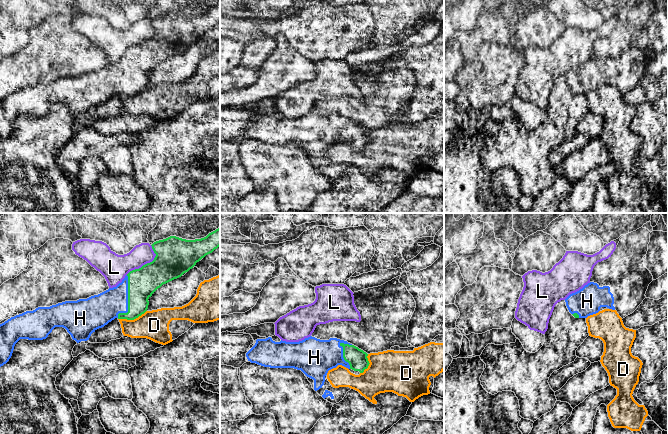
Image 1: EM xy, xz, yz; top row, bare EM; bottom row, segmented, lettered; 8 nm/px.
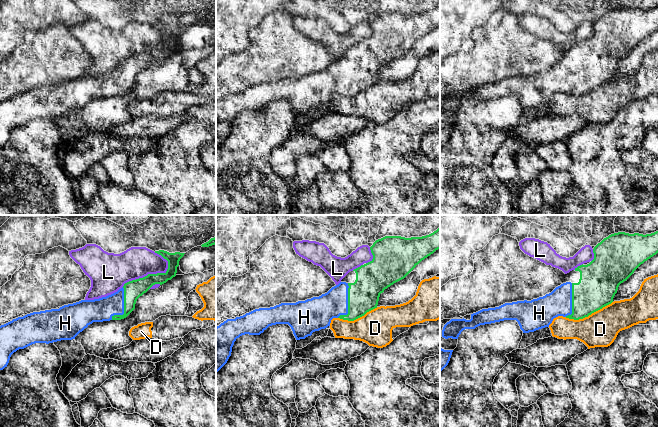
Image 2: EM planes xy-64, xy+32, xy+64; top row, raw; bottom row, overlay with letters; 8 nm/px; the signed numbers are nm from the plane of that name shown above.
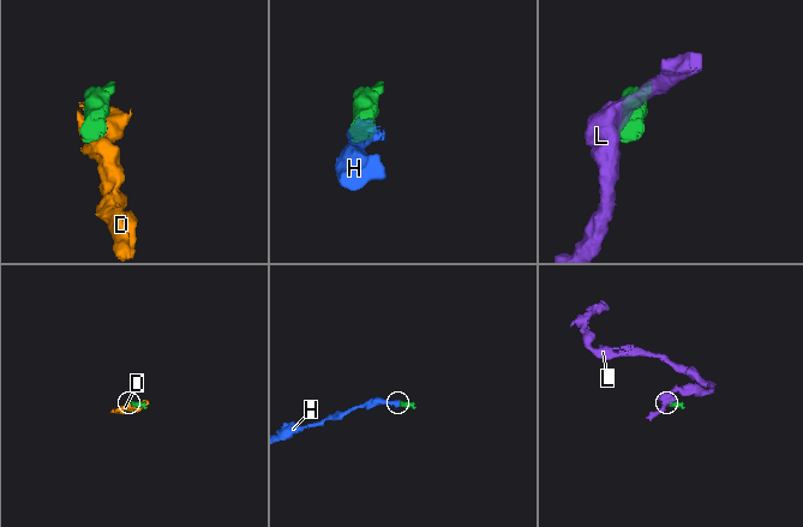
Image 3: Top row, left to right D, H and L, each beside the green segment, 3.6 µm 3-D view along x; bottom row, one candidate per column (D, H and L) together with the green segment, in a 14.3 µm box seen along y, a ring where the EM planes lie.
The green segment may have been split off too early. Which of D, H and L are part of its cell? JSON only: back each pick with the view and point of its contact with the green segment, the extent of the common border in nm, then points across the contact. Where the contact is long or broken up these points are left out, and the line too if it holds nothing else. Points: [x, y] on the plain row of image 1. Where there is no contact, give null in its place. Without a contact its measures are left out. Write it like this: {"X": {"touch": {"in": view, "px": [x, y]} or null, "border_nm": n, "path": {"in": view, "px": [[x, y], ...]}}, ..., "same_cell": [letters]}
{"H": {"touch": {"in": "xy", "px": [128, 75]}, "border_nm": 360}, "same_cell": ["H"]}

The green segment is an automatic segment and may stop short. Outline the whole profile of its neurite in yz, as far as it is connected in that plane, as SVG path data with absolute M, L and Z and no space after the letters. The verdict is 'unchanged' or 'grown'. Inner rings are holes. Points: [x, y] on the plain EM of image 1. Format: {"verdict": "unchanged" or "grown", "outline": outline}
{"verdict": "grown", "outline": "M590 58L579 67L570 70L566 75L566 82L575 94L587 94L596 90L601 83L615 86L614 73L609 62L600 63Z"}

